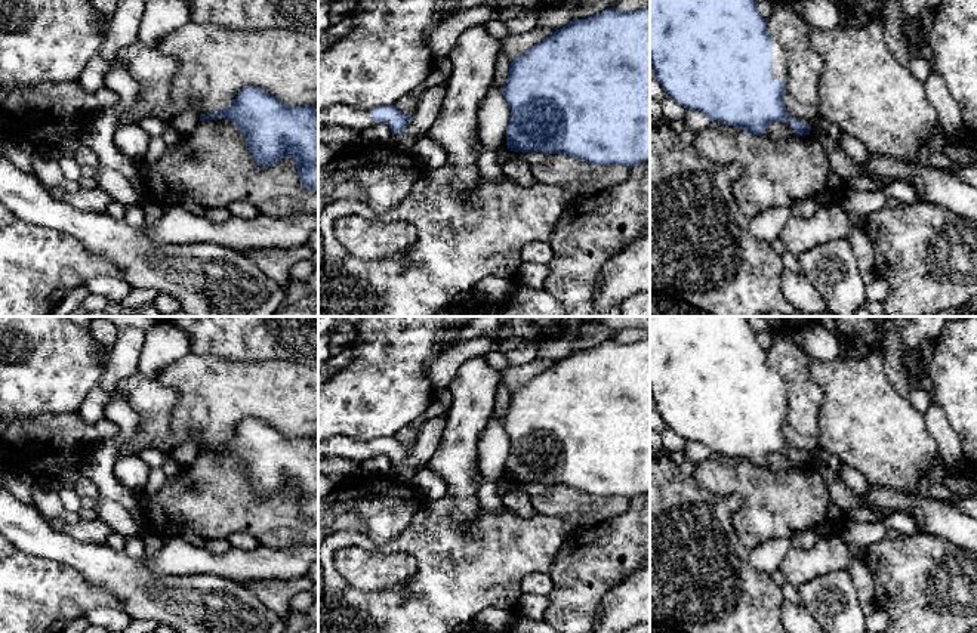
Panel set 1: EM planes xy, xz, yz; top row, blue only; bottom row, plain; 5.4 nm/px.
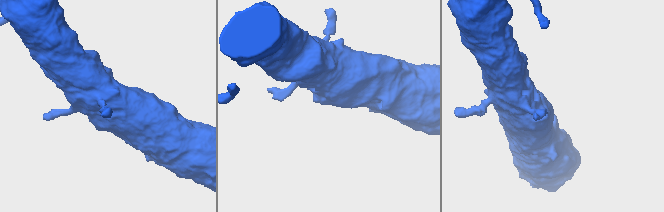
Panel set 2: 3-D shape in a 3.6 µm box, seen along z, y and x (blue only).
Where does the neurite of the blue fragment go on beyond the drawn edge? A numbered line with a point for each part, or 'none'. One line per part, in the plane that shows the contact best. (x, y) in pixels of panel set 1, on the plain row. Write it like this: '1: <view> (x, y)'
1: yz (779, 388)

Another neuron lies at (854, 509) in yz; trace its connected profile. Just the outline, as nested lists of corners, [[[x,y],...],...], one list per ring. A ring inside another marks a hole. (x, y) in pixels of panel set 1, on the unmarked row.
[[[813,457],[810,467],[816,469],[825,478],[832,501],[841,507],[847,521],[878,522],[885,518],[854,494],[825,461]]]

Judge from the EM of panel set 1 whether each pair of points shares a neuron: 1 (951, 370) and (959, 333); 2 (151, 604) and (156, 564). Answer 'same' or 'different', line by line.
1: same
2: different

